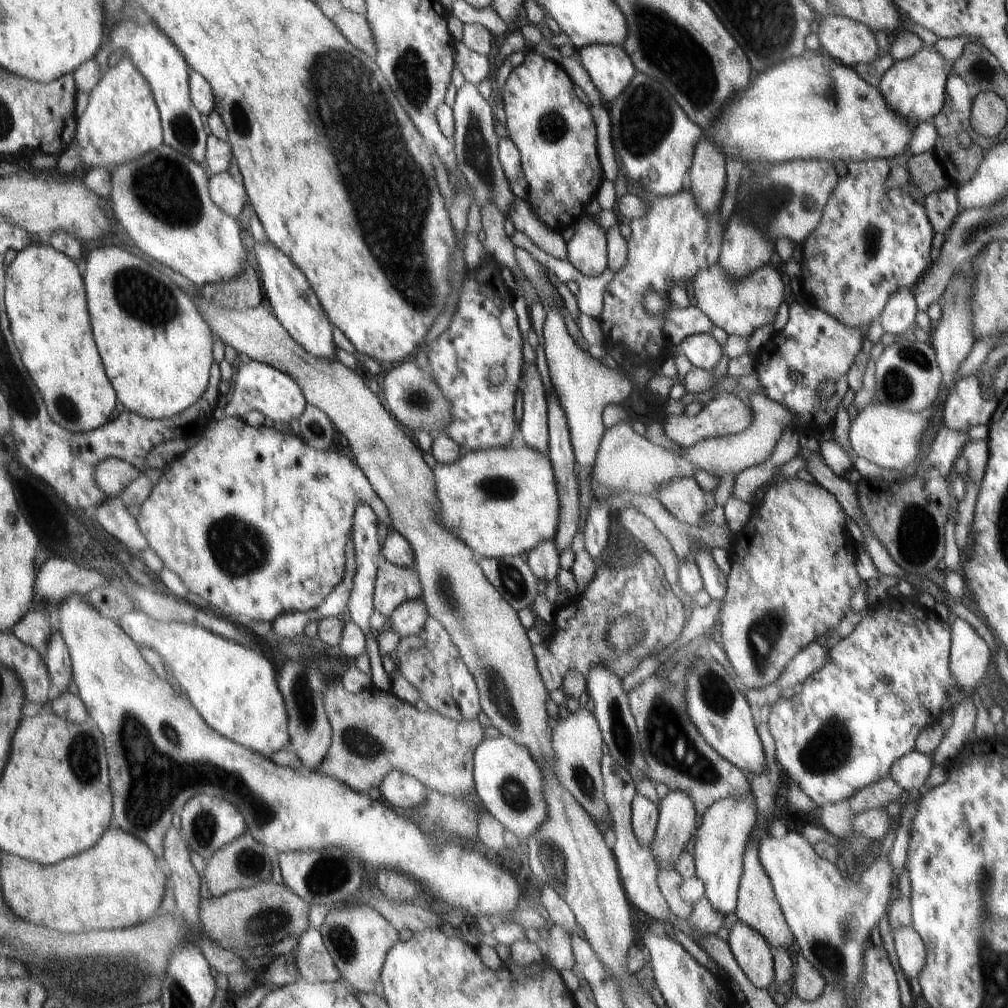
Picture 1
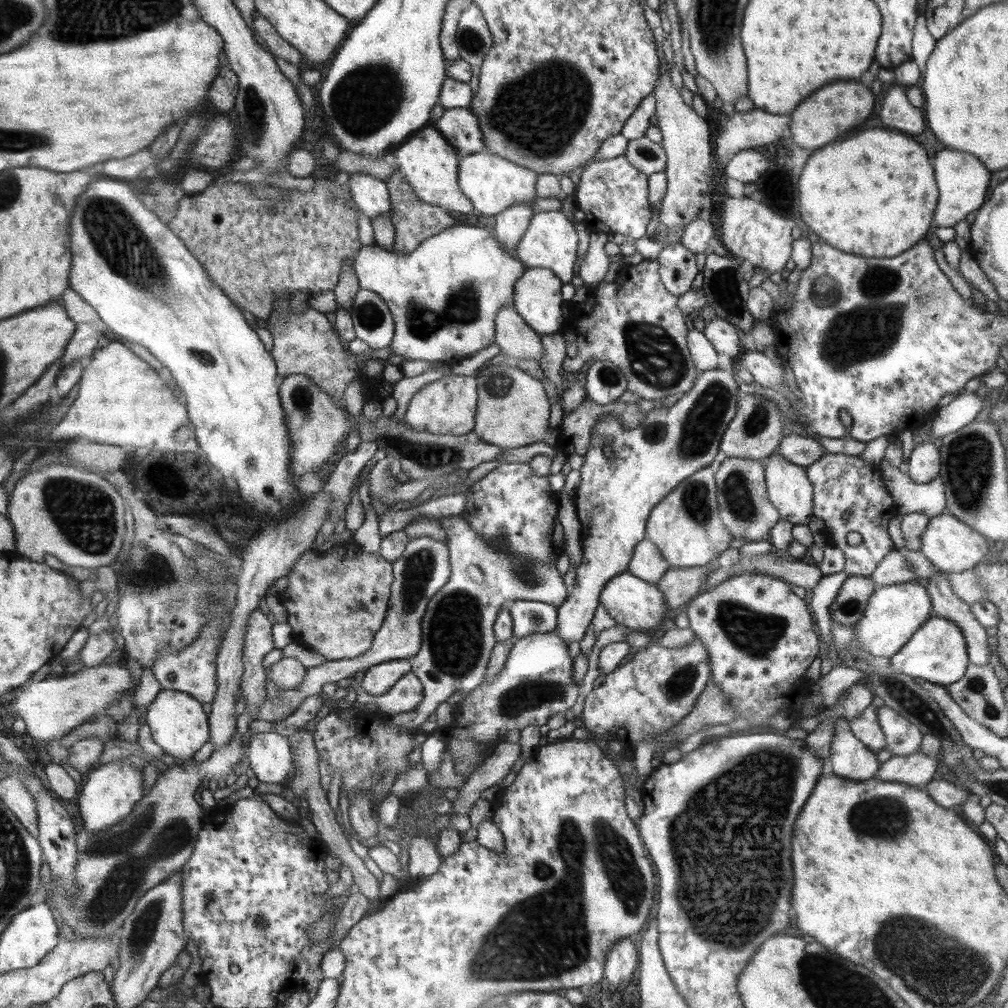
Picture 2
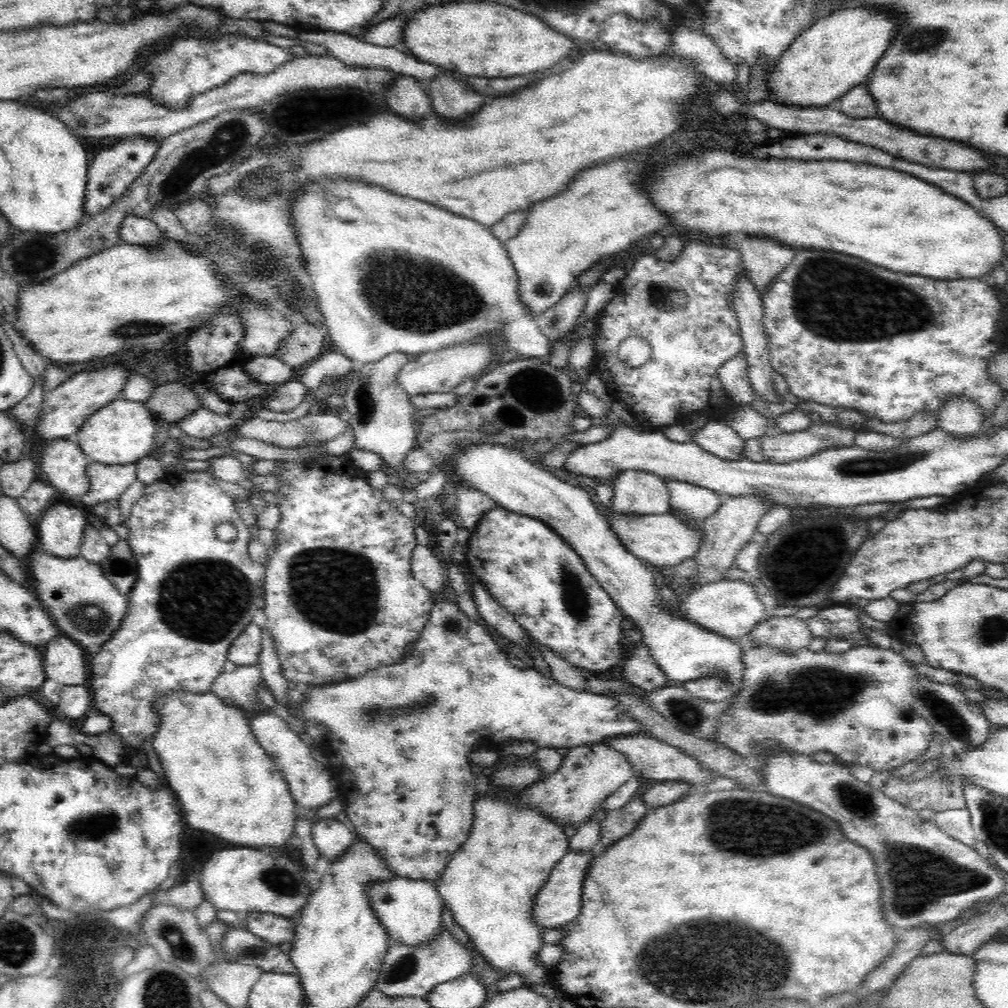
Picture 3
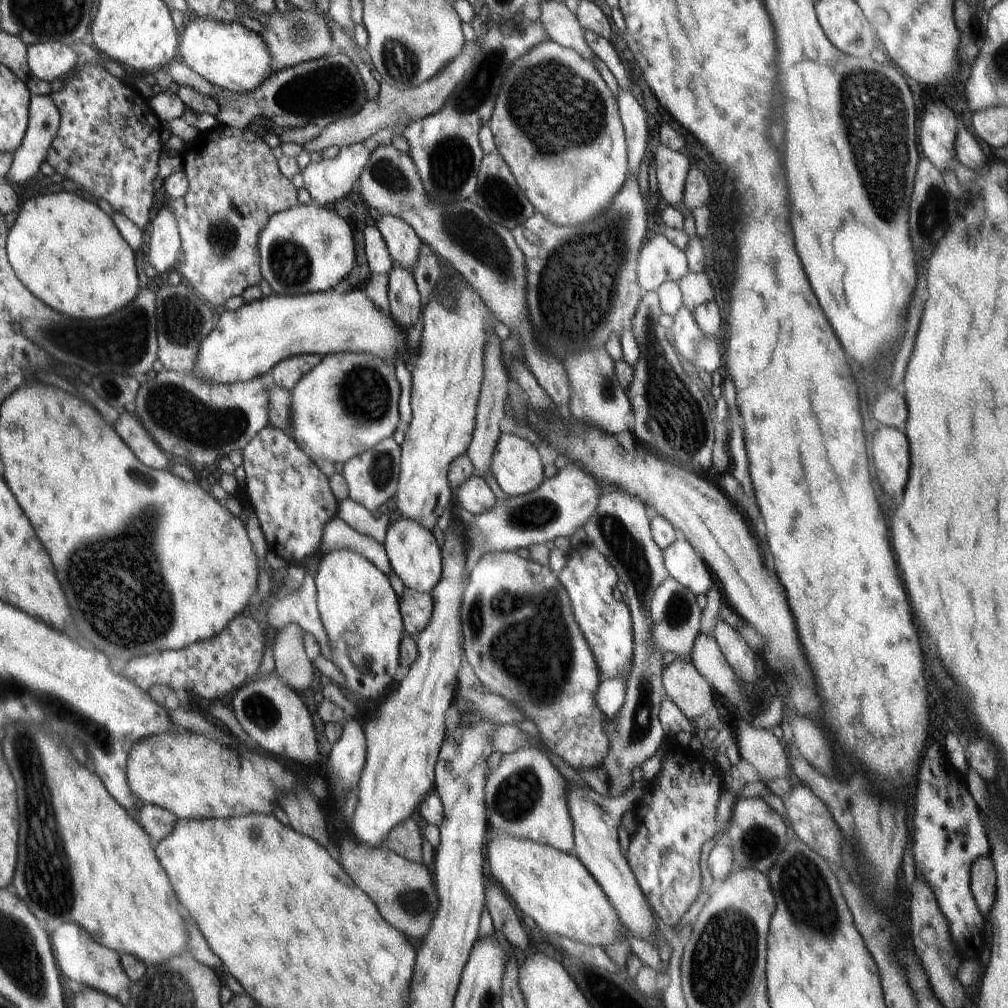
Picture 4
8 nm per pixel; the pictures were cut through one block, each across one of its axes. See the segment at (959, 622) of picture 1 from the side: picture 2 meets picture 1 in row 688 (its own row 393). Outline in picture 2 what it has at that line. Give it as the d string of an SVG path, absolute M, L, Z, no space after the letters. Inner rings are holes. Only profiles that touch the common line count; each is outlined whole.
M961 391L948 405L934 411L934 421L928 433L936 439L958 432L976 420L976 416L982 412L982 402L976 392Z

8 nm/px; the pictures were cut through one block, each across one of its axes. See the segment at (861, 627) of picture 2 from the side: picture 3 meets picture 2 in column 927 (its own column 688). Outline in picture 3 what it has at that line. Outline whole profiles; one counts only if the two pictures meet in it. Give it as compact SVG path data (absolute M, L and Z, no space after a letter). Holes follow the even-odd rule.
M722 579L696 585L678 604L675 613L730 641L742 641L764 618L765 608L751 584L740 580Z

